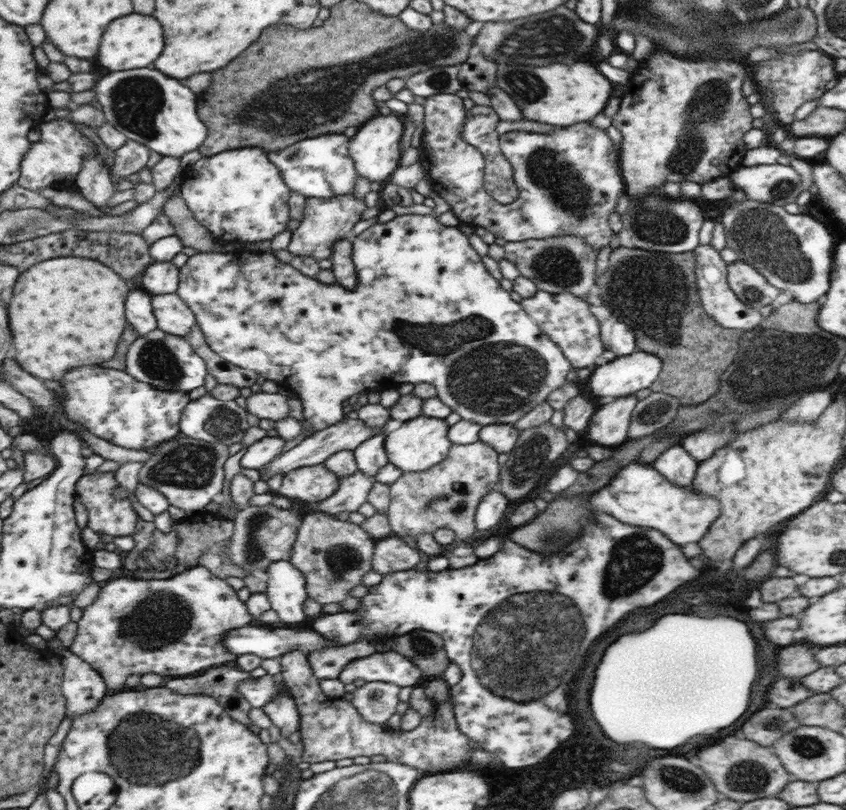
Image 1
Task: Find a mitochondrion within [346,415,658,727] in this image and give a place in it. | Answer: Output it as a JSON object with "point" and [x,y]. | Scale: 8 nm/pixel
{"point":[522,671]}

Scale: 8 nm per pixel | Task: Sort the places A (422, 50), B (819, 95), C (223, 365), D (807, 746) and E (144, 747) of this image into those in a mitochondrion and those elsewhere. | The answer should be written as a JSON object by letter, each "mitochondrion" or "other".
{"A":"mitochondrion","B":"other","C":"other","D":"mitochondrion","E":"mitochondrion"}

